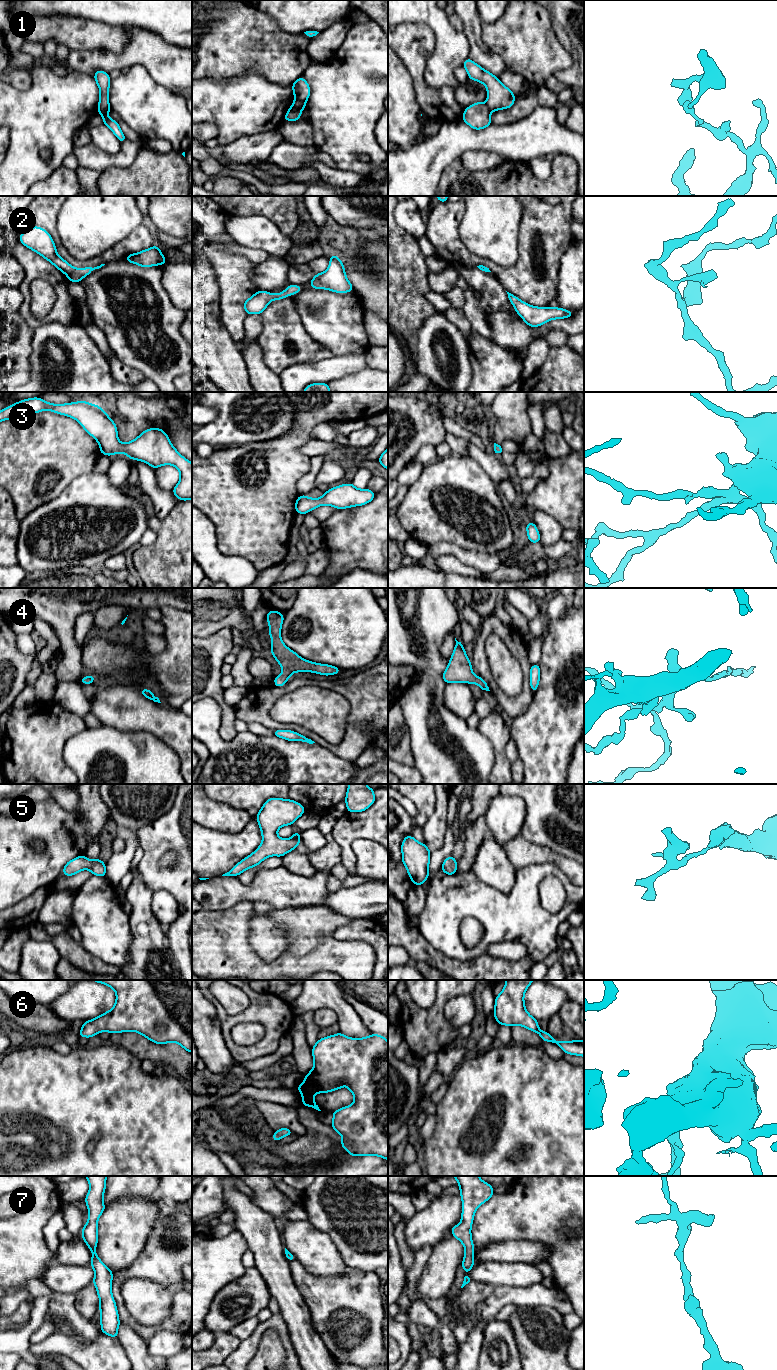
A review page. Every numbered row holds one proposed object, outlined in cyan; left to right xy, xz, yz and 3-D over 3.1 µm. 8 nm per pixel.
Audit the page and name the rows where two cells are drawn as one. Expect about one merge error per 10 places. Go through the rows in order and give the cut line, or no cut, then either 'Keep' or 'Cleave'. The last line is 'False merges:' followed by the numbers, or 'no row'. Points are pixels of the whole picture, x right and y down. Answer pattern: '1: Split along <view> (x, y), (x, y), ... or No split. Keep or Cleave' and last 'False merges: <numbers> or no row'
1: Split along xz (295, 99), (305, 102). Cleave
2: No split. Keep
3: No split. Keep
4: No split. Keep
5: No split. Keep
6: No split. Keep
7: No split. Keep
False merges: 1

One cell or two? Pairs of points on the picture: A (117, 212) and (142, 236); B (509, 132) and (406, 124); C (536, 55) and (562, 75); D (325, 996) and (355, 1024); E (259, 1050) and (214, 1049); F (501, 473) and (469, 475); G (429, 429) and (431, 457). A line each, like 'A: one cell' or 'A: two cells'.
A: two cells
B: two cells
C: two cells
D: one cell
E: two cells
F: two cells
G: two cells

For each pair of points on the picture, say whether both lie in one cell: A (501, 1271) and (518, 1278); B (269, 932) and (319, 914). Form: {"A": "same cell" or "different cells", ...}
{"A": "same cell", "B": "different cells"}

